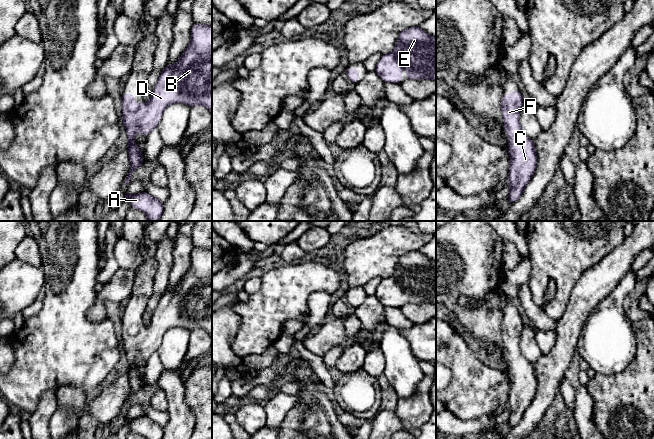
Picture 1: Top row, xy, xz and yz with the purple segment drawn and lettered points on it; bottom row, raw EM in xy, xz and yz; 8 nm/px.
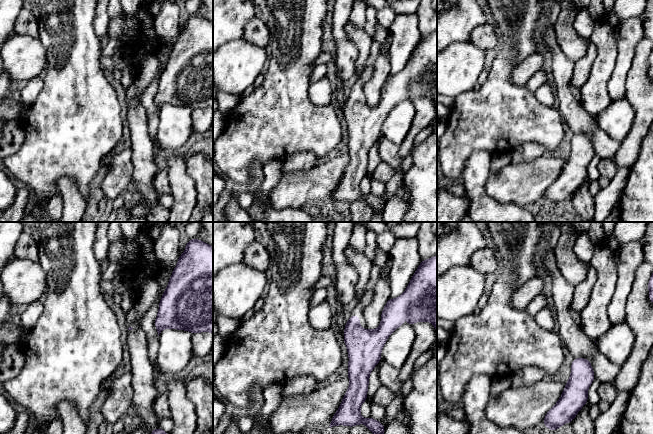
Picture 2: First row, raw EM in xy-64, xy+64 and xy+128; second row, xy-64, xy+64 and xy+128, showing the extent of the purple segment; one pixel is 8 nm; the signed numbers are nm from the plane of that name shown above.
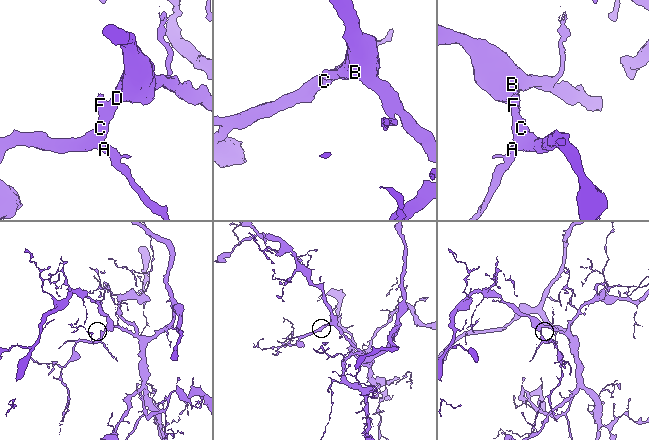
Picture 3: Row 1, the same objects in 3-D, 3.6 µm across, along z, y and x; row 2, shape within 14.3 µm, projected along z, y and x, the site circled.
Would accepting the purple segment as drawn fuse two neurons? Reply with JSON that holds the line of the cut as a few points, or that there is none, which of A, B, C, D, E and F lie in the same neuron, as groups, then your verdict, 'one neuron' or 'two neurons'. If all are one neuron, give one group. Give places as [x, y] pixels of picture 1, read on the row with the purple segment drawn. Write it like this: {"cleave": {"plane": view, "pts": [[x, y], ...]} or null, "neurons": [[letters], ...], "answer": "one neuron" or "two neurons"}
{"cleave": null, "neurons": [["A", "B", "C", "D", "E", "F"]], "answer": "one neuron"}

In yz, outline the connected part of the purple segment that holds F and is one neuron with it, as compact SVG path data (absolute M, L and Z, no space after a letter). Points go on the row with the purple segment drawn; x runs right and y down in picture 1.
M517 90L511 91L502 97L500 105L509 141L507 151L511 158L508 174L510 192L507 198L513 204L521 197L527 183L534 175L537 155L534 141L523 132L519 123L523 105L521 93Z

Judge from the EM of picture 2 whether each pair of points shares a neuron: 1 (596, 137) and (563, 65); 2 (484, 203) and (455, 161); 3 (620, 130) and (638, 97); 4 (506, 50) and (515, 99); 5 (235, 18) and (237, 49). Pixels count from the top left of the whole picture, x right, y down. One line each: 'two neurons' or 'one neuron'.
1: one neuron
2: two neurons
3: two neurons
4: one neuron
5: two neurons

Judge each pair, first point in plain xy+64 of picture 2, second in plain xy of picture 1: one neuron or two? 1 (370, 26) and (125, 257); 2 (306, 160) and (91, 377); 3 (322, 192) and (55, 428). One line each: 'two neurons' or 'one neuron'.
1: two neurons
2: two neurons
3: one neuron

